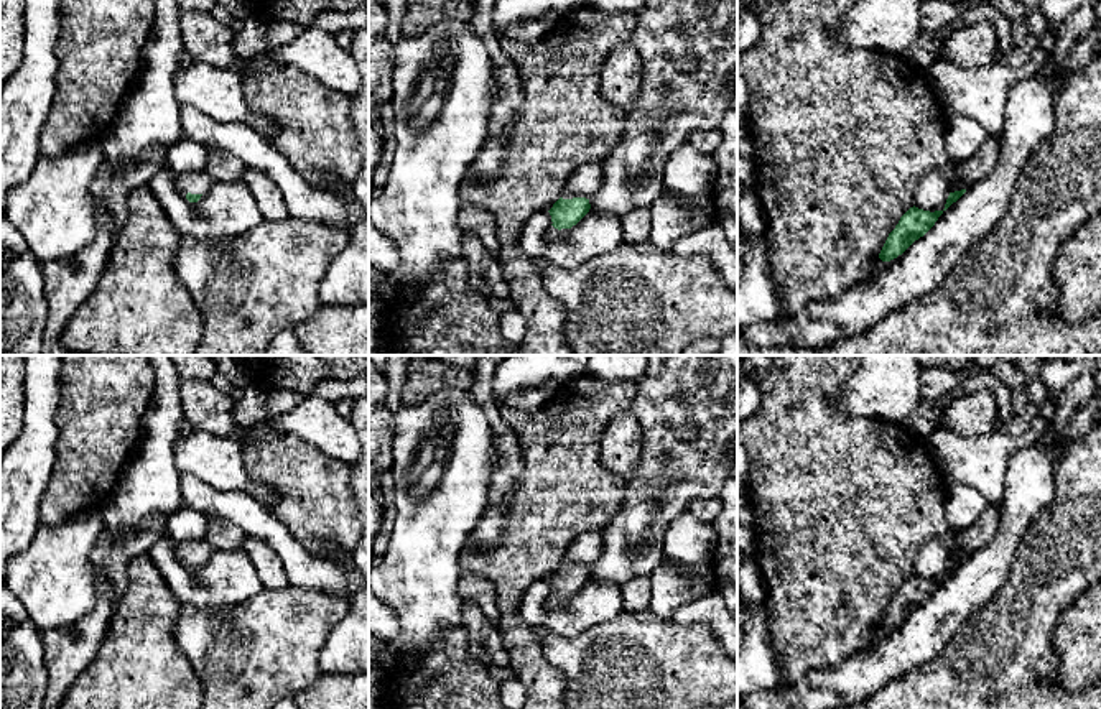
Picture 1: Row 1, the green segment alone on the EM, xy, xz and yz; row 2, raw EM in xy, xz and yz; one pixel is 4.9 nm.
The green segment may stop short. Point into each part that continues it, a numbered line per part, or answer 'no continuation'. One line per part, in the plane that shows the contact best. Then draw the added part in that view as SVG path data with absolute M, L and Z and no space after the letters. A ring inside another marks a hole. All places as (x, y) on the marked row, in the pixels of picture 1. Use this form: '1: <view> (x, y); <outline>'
1: xy (195, 181); M189 171L189 173L174 173L174 188L186 197L191 194L204 194L212 186L214 179L207 171Z

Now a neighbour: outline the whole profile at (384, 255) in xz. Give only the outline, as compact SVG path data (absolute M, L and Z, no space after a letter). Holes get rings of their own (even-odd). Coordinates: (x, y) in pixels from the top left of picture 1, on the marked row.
M369 217L369 265L379 271L390 273L400 262L402 253L397 245Z

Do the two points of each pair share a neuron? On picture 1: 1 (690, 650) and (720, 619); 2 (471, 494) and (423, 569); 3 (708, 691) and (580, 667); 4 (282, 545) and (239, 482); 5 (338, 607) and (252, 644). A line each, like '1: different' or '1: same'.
1: different
2: same
3: same
4: different
5: same

